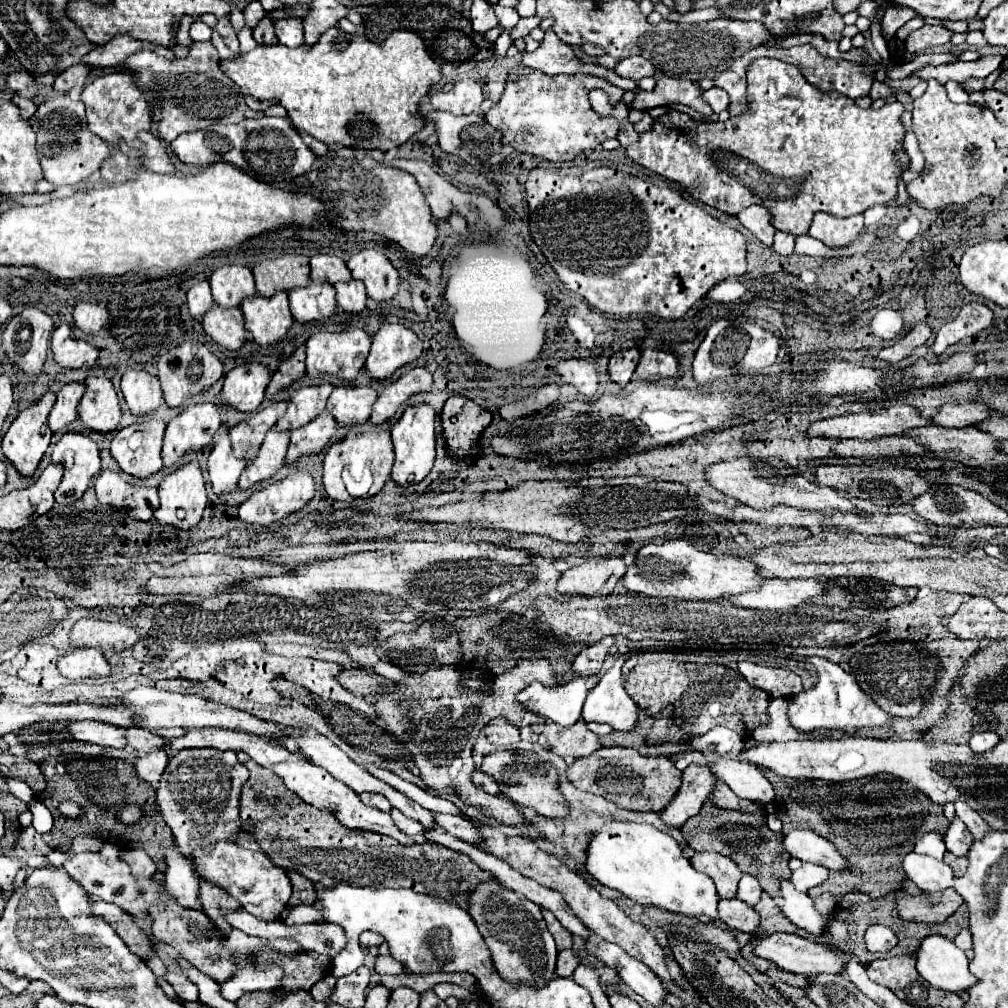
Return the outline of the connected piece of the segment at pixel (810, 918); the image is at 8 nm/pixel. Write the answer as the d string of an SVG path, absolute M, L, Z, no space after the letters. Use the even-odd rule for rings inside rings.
M781 882L781 898L779 900L781 900L779 906L781 906L783 914L793 924L797 924L799 928L803 928L815 936L823 934L825 916L821 916L815 910L815 904L807 894L795 890L795 886L791 882Z

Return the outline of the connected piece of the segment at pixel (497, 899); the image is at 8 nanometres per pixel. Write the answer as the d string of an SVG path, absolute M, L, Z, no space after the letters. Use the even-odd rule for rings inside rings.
M483 882L473 892L473 898L469 902L469 914L485 936L485 942L489 944L495 968L501 978L513 984L525 982L533 986L545 986L545 982L551 982L555 978L557 948L537 904L529 902L525 896L509 888L497 886L497 882Z

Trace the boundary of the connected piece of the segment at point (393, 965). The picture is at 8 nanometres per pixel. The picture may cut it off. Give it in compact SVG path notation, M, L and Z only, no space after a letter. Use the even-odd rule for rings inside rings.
M377 956L375 972L377 974L403 974L403 966L397 960L393 960L391 956Z

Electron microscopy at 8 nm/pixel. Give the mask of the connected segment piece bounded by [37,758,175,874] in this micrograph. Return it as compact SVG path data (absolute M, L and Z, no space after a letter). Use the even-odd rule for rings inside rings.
M97 758L97 760L65 760L65 762L55 762L53 772L47 774L47 790L37 796L55 816L53 830L43 836L43 840L61 850L69 850L73 838L79 834L99 834L105 842L111 842L119 846L119 850L131 850L131 848L141 848L145 850L157 864L159 872L165 874L165 850L173 846L173 834L169 826L165 824L159 806L157 806L157 796L155 790L149 782L137 778L133 766L125 760L115 760L115 758ZM71 798L81 806L79 814L79 824L73 824L71 818L65 818L57 806L61 800ZM125 802L139 804L143 810L141 822L133 826L125 826L123 822L117 822L117 810L125 806Z

